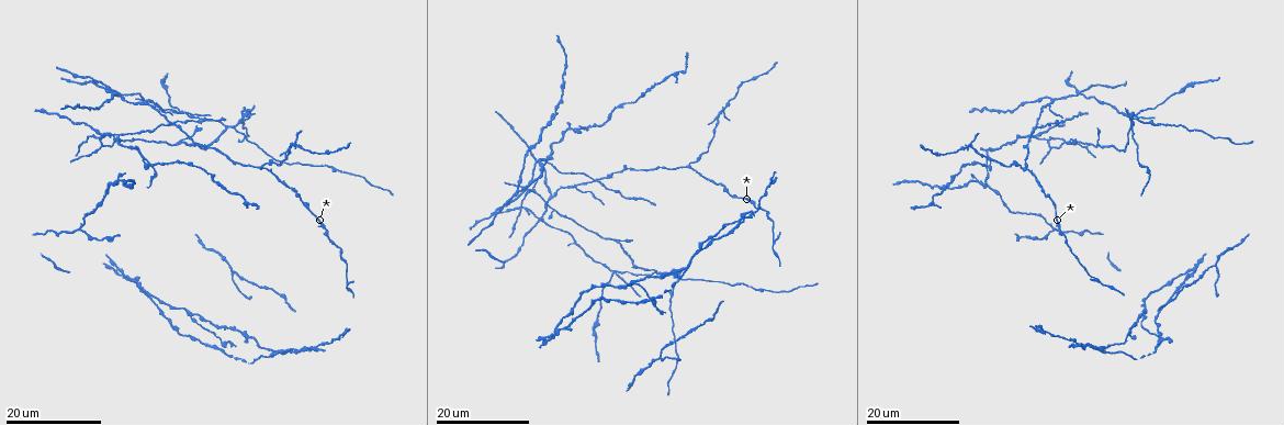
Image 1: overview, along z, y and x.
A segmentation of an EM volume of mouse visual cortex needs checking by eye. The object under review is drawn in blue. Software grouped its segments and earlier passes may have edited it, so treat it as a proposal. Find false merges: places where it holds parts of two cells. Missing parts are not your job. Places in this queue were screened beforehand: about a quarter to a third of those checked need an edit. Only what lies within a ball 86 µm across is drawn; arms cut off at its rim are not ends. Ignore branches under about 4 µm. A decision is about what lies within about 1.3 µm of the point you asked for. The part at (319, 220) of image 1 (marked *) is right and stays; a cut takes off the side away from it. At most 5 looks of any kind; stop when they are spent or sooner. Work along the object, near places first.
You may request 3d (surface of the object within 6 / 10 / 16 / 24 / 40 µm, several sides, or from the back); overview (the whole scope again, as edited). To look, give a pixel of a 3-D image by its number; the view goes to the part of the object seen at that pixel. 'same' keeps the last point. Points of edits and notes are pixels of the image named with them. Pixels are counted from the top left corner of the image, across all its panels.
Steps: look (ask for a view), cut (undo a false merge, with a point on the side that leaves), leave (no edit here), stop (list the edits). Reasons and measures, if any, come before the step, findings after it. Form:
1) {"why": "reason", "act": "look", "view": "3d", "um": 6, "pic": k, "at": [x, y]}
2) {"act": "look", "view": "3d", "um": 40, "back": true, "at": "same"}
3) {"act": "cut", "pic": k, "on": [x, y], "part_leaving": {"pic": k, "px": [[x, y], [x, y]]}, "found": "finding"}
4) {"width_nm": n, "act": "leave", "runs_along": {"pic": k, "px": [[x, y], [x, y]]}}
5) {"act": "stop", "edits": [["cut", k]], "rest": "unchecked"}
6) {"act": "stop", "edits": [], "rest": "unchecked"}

{"why": "arms run side by side", "act": "look", "view": "3d", "um": 24, "pic": 1, "at": [720, 115]}

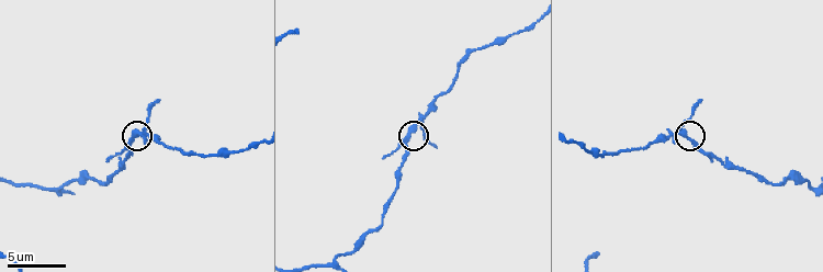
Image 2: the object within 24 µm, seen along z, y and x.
{"act": "look", "view": "3d", "um": 6, "pic": 2, "at": [688, 139]}

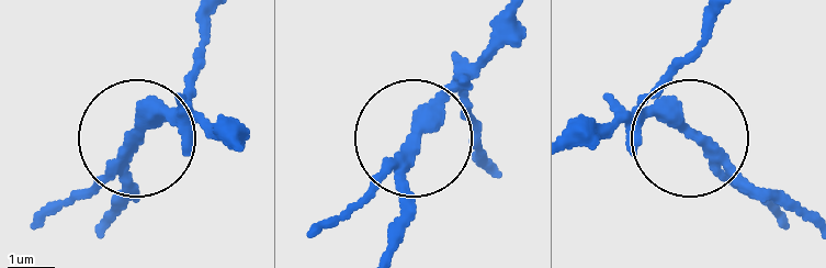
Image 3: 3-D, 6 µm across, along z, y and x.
{"width_nm": 250, "act": "leave", "runs_along": {"pic": 3, "px": [[381, 256], [404, 209], [408, 149], [518, 35]]}, "found": "all the same cell"}

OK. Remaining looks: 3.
{"why": "three-way junction", "act": "look", "view": "3d", "um": 16, "pic": 1, "at": [144, 102]}

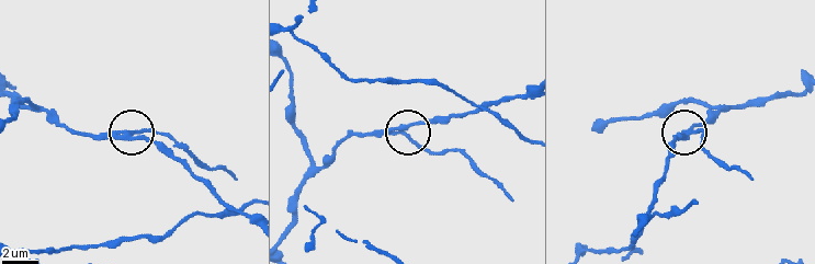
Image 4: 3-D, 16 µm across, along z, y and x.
{"why": "closer look", "act": "look", "view": "3d", "um": 10, "pic": 4, "at": [403, 131]}

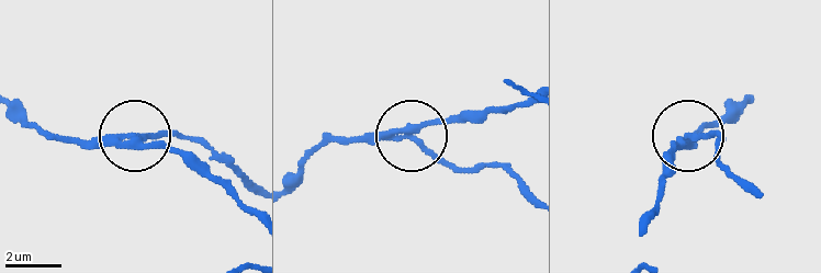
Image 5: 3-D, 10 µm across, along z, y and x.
{"width_nm": 230, "act": "cut", "pic": 5, "on": [170, 134], "part_leaving": {"pic": 5, "px": [[143, 139], [203, 141], [254, 181]]}, "found": "a second cell is stuck on"}

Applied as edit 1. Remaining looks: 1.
{"act": "stop", "edits": [["cut", 5]], "rest": "unchecked"}

